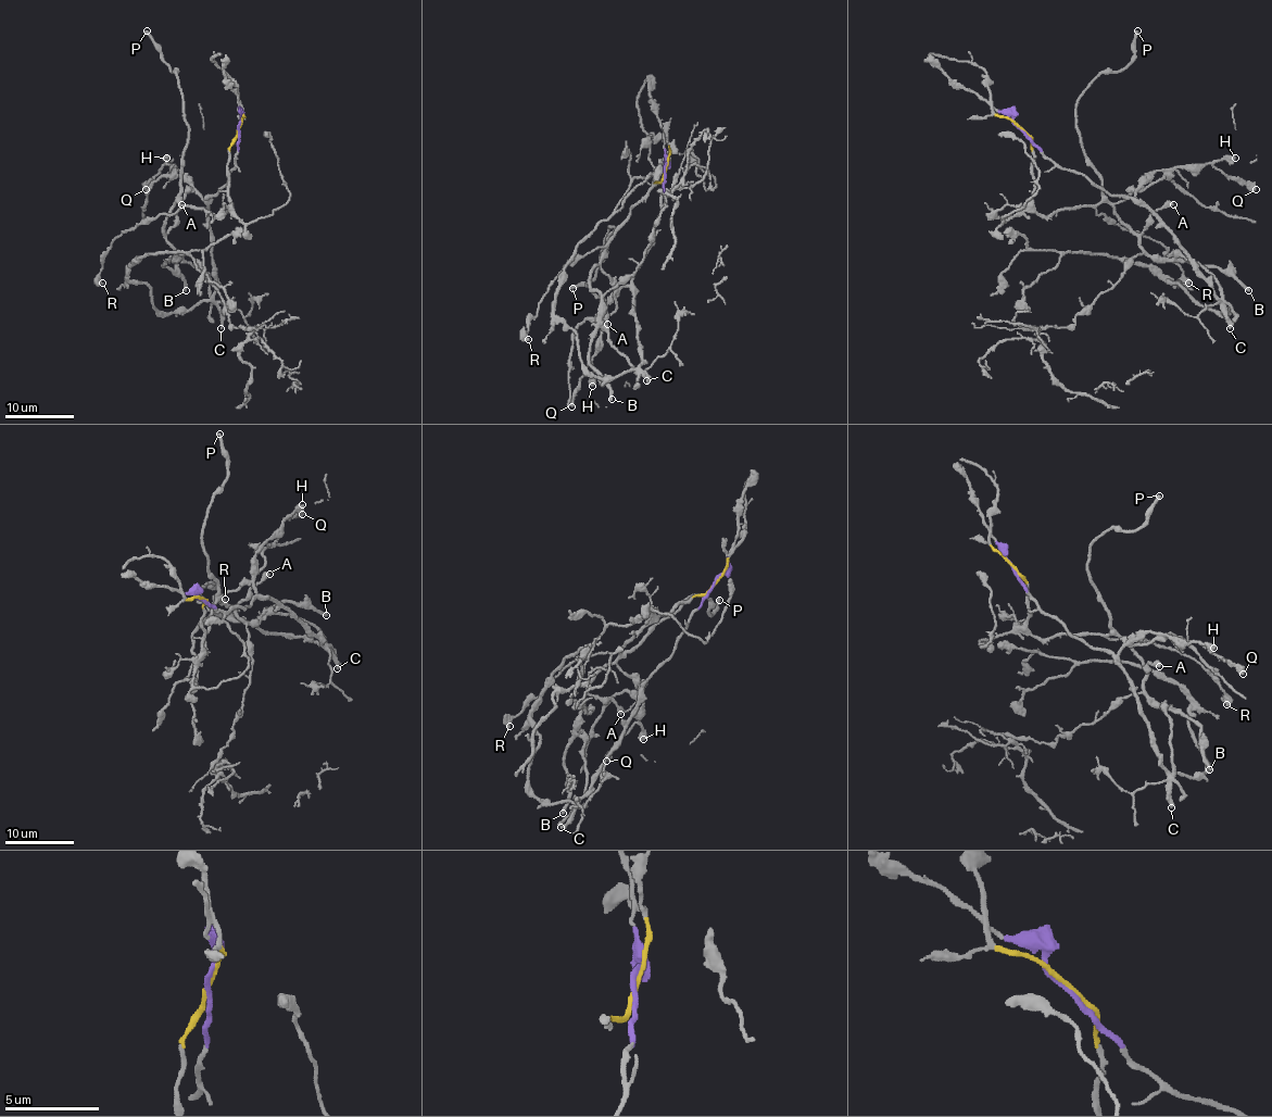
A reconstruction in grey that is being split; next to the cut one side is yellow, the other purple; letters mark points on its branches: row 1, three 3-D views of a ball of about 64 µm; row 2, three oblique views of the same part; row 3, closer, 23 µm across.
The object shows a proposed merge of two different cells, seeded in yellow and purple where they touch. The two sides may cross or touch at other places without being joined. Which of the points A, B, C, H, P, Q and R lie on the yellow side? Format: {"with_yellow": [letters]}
{"with_yellow": ["A", "B", "P", "R"]}

